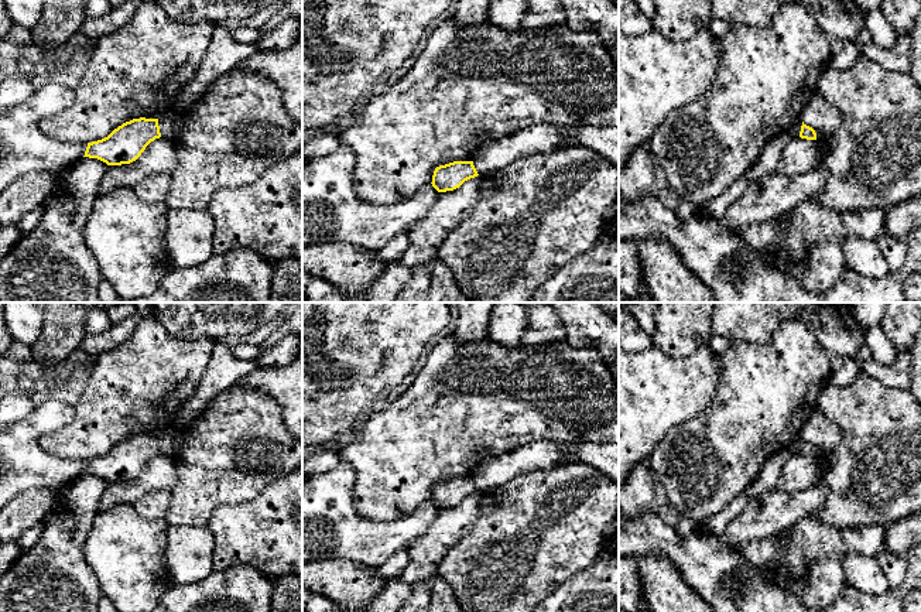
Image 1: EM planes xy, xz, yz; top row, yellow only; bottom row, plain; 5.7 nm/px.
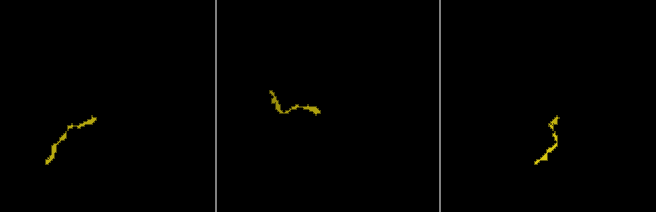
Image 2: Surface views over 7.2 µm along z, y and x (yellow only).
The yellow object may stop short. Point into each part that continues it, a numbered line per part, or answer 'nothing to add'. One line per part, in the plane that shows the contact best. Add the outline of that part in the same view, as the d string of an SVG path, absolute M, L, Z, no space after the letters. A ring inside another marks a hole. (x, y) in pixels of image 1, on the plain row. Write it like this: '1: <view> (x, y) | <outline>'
nothing to add

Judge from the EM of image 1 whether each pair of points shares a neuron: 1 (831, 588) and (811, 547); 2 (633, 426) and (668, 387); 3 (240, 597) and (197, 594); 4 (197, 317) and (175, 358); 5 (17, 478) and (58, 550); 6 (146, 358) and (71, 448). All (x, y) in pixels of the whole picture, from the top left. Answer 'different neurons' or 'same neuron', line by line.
1: same neuron
2: same neuron
3: same neuron
4: different neurons
5: different neurons
6: same neuron

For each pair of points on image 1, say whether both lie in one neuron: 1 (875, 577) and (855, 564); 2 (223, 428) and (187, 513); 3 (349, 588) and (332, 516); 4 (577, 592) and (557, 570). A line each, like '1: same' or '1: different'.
1: same
2: same
3: different
4: different

